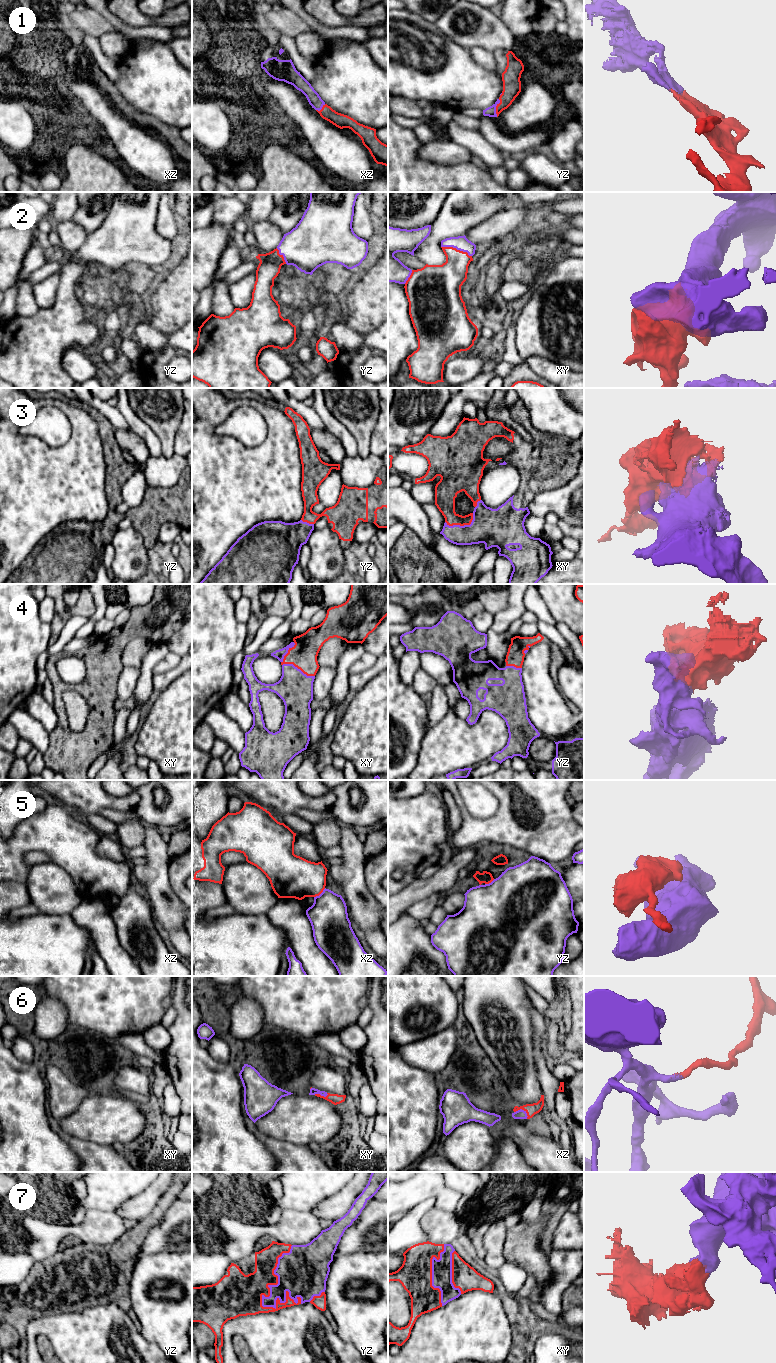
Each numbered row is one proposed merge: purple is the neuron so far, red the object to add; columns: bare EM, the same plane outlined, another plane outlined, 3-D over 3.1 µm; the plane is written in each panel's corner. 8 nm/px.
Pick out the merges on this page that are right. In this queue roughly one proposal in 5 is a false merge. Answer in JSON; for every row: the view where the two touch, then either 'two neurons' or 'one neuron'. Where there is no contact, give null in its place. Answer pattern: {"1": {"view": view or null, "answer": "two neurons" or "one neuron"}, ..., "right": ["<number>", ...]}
{"1": {"view": "yz", "answer": "one neuron"}, "2": {"view": "xy", "answer": "one neuron"}, "3": {"view": "xy", "answer": "one neuron"}, "4": {"view": "xy", "answer": "one neuron"}, "5": {"view": "xz", "answer": "two neurons"}, "6": {"view": "xz", "answer": "one neuron"}, "7": {"view": "yz", "answer": "one neuron"}, "right": ["1", "2", "3", "4", "6", "7"]}

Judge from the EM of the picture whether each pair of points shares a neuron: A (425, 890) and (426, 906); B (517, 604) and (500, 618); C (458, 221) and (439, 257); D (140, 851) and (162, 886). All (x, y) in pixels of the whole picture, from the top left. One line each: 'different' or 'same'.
A: different
B: same
C: same
D: different

